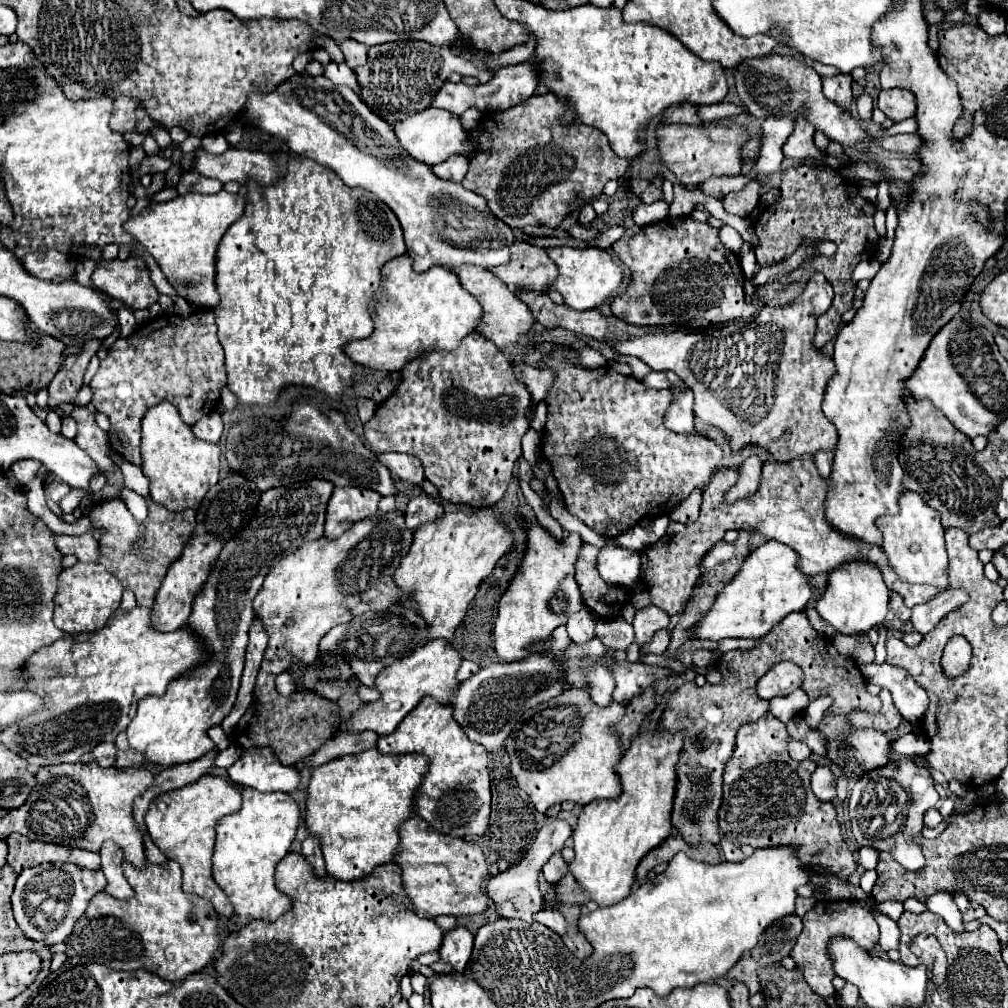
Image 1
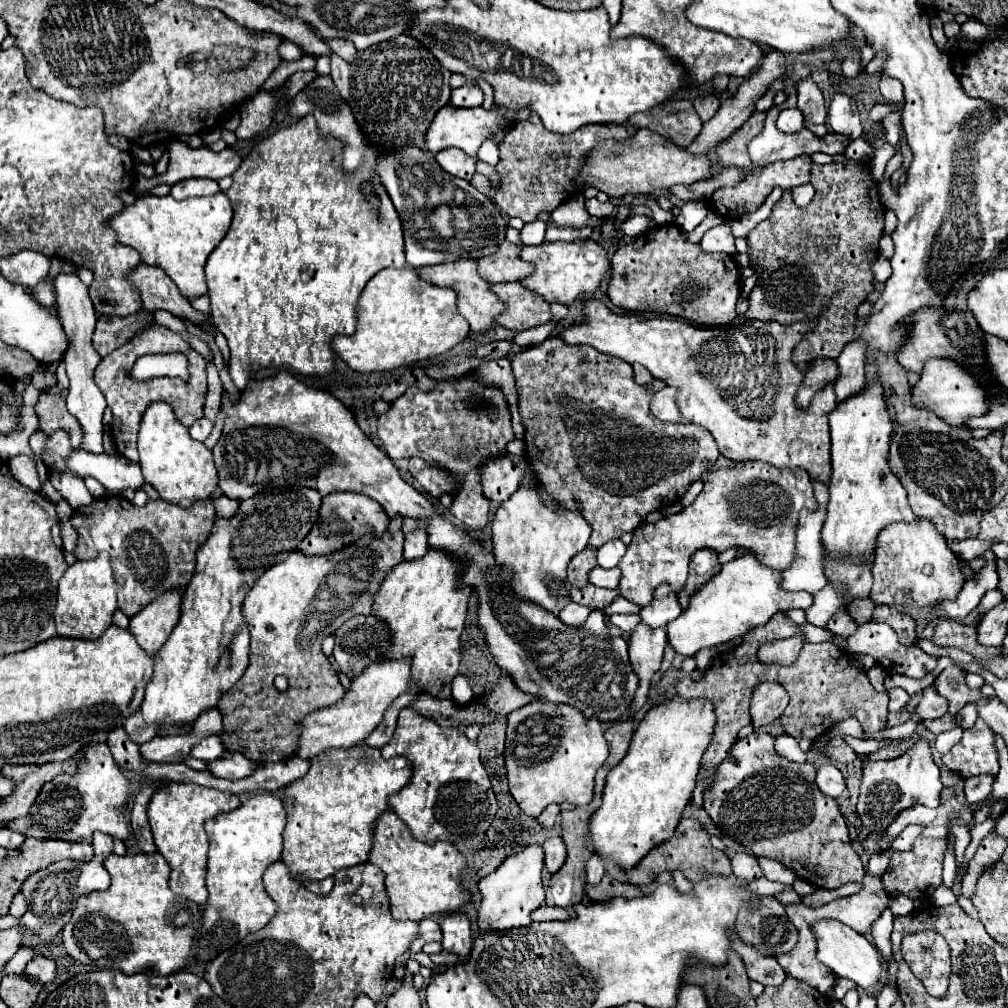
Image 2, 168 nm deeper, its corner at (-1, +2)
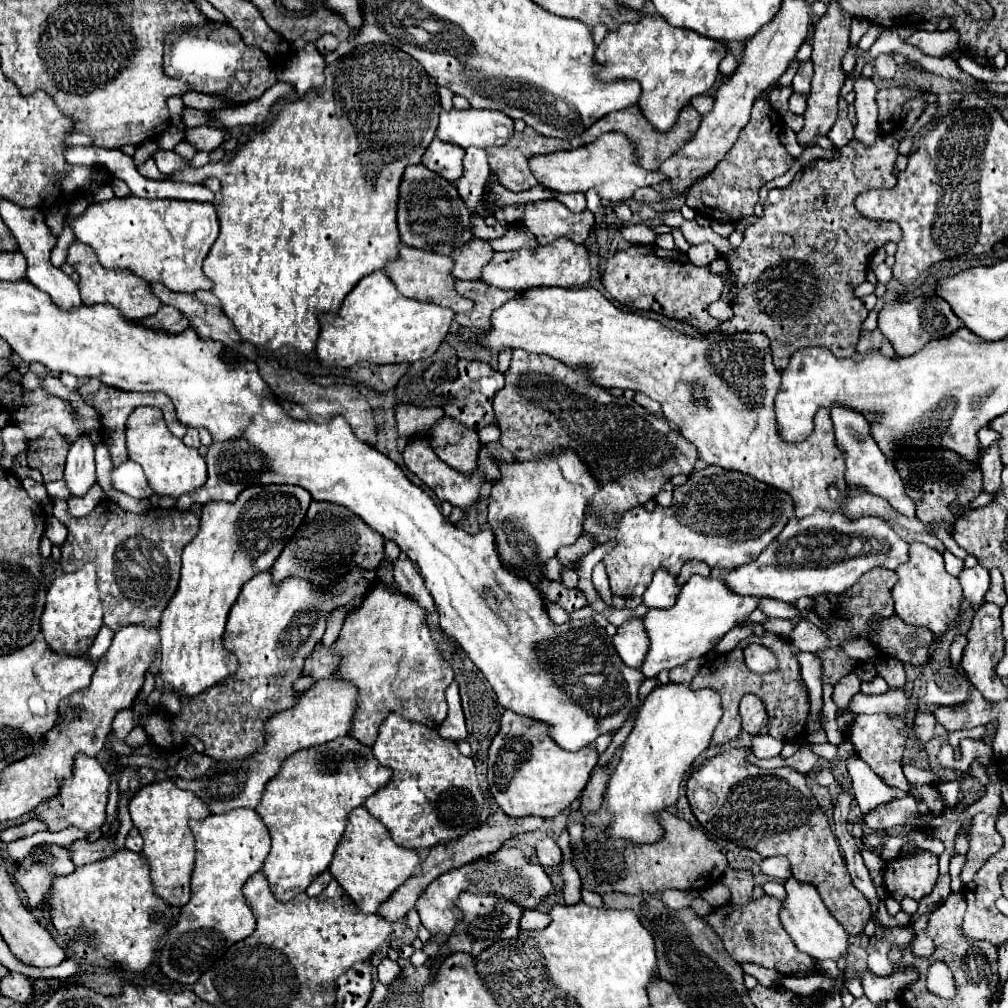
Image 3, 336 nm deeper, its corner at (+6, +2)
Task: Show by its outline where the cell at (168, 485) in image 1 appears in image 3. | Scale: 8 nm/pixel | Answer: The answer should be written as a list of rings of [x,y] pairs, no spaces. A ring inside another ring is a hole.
[[[136,407],[130,413],[126,423],[126,449],[128,459],[142,465],[148,485],[158,495],[172,495],[178,499],[180,495],[202,487],[206,481],[204,457],[196,449],[186,447],[178,437],[172,437],[164,423],[162,411],[156,407]]]

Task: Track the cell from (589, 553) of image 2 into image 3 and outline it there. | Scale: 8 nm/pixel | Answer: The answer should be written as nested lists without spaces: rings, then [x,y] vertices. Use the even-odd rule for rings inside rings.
[[[558,559],[548,561],[548,565],[544,567],[544,577],[550,581],[560,581],[560,573],[562,573],[562,565],[558,563]]]

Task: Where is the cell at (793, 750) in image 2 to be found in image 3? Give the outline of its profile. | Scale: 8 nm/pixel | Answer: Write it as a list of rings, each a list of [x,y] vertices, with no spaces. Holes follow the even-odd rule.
[[[756,735],[752,739],[752,753],[756,757],[774,757],[774,755],[780,755],[782,751],[782,741],[770,737],[770,735]]]

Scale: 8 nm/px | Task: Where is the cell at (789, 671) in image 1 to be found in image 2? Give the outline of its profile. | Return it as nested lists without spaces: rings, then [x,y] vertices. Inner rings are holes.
[[[775,681],[757,685],[753,691],[753,701],[751,701],[753,725],[761,727],[781,717],[787,703],[789,703],[789,697],[787,697],[787,691],[783,691],[783,685],[775,685]]]

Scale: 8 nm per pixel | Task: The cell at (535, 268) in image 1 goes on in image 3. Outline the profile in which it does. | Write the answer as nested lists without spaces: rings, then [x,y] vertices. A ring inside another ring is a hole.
[[[472,239],[472,241],[468,241],[468,245],[464,249],[452,251],[452,259],[454,259],[452,275],[456,279],[470,279],[470,281],[480,279],[482,267],[490,261],[492,255],[494,255],[494,251],[488,241]]]

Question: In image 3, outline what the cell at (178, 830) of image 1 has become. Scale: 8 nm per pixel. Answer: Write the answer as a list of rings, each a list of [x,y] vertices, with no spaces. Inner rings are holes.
[[[170,779],[156,781],[142,787],[130,799],[130,815],[134,827],[144,839],[142,855],[150,865],[150,879],[156,889],[156,895],[162,897],[172,907],[182,907],[190,899],[190,875],[194,869],[194,835],[188,827],[190,819],[204,819],[210,815],[208,807],[194,797],[190,791],[178,789]]]

